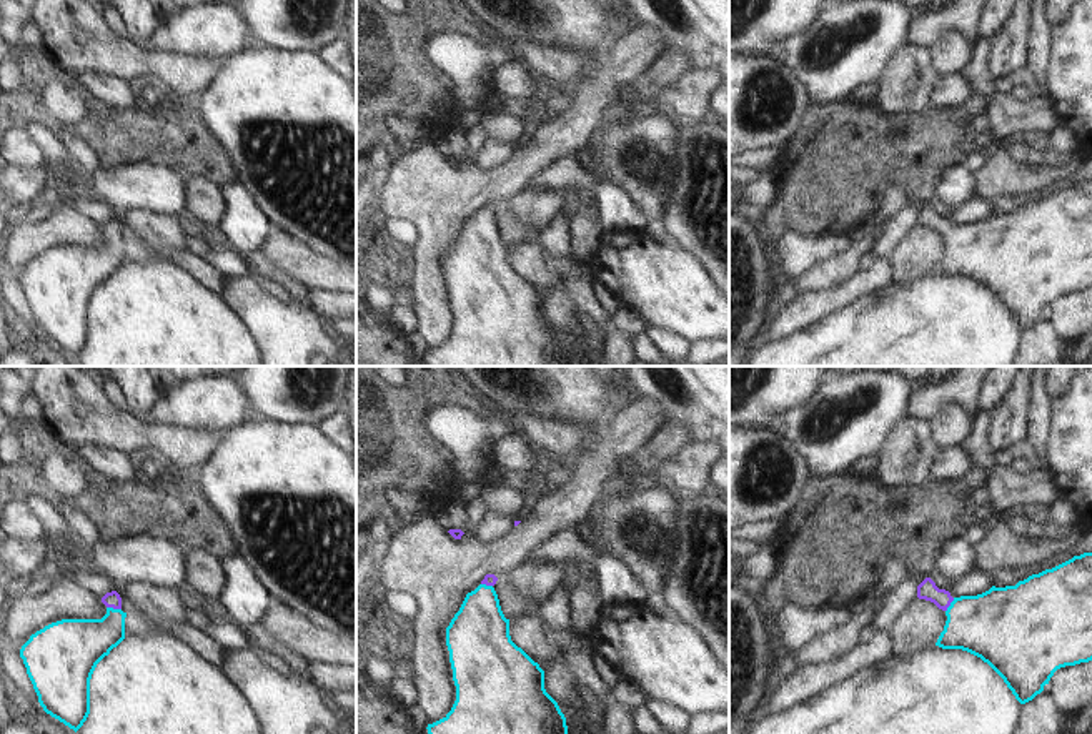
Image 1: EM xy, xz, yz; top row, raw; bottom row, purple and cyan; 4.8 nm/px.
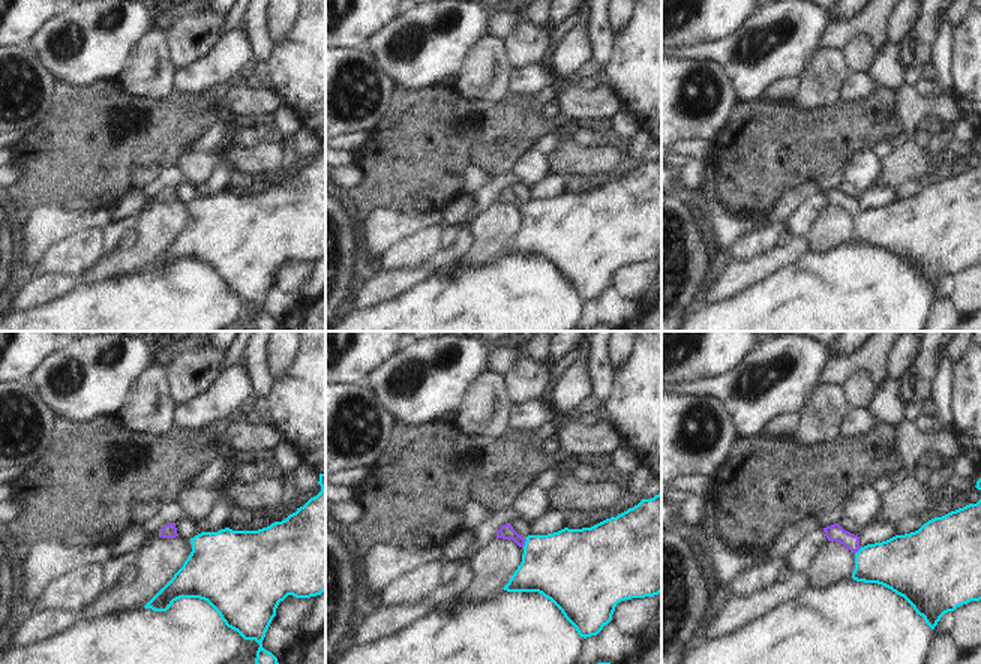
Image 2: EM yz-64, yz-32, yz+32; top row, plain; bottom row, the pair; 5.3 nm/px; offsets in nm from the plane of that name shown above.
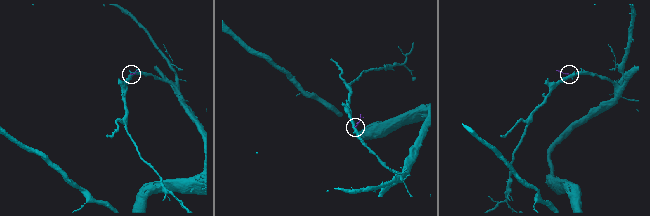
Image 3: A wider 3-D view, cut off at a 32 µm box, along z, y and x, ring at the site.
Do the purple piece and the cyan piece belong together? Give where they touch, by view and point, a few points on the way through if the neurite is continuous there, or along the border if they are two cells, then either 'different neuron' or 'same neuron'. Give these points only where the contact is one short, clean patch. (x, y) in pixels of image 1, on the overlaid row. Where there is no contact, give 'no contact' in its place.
meets purple in xy at (114, 608); runs through xy (110, 600), (114, 608), (114, 616), (77, 644); same neuron

